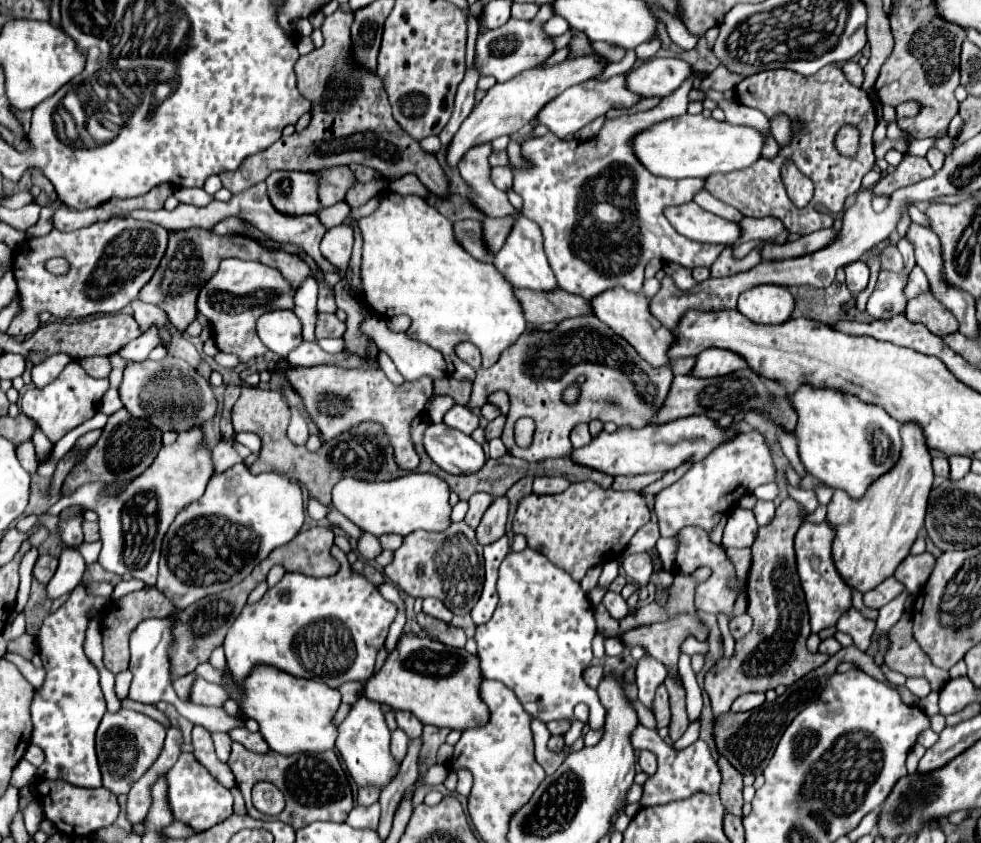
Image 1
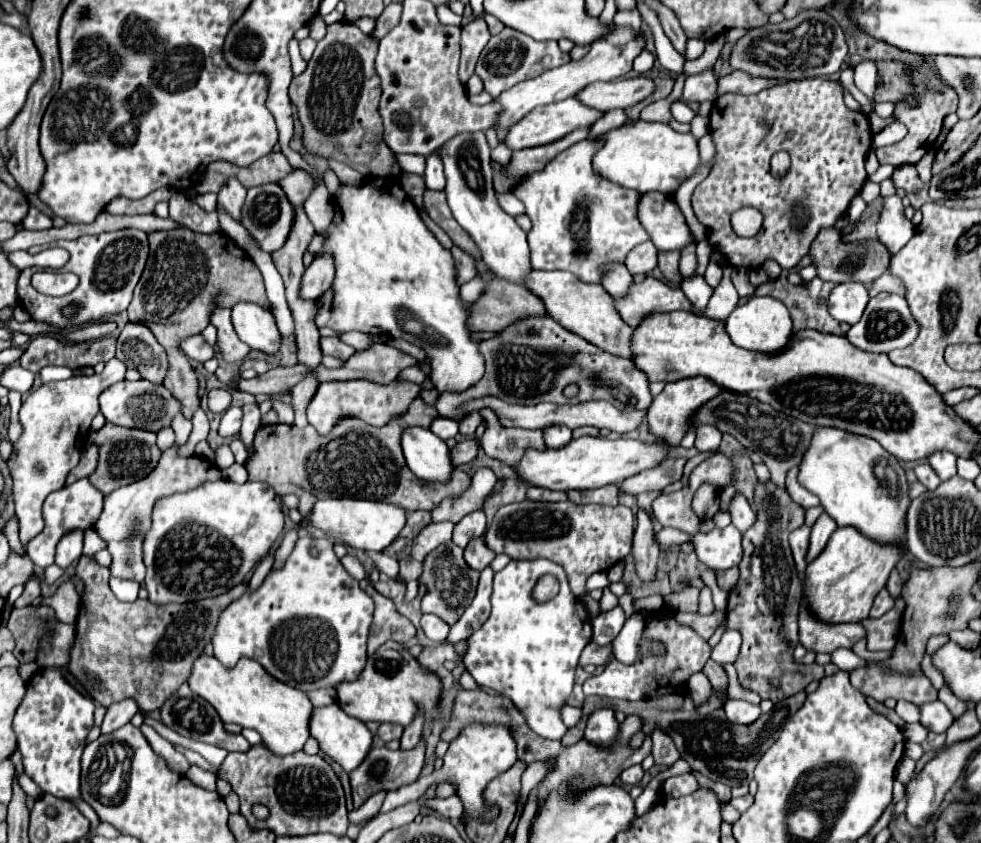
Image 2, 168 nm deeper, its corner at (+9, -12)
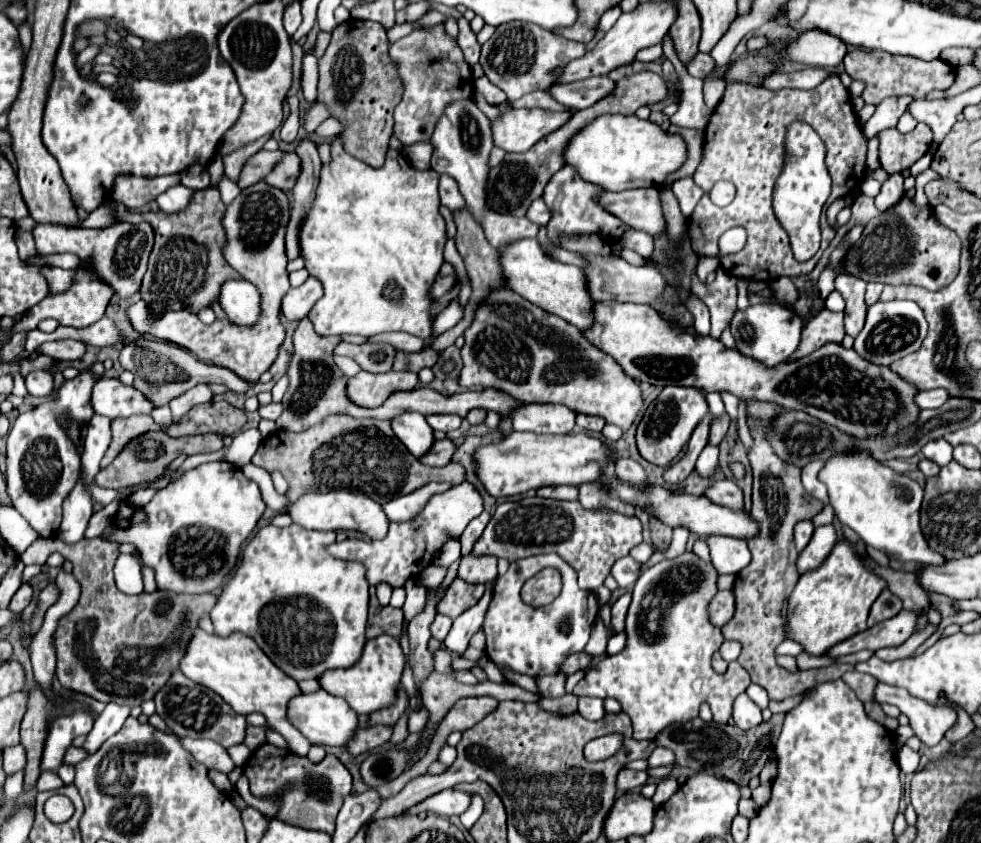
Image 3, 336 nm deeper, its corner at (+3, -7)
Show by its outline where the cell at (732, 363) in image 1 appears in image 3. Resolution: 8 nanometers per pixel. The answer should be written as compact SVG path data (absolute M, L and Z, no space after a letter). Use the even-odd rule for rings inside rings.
M666 386L660 392L660 396L646 408L636 428L636 446L640 456L650 464L668 468L668 464L672 464L674 458L680 454L682 446L690 440L692 430L706 416L706 412L708 412L708 404L698 388Z

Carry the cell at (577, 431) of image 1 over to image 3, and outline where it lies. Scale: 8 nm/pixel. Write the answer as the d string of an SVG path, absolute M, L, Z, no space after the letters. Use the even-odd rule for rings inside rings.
M522 404L512 410L512 428L534 434L568 434L576 428L576 412L560 404Z

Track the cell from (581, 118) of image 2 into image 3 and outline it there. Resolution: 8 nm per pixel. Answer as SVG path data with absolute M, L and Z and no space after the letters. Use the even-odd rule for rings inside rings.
M508 108L500 114L498 120L490 122L494 146L498 146L506 152L526 152L540 138L544 138L546 134L564 126L570 116L572 116L570 112L548 112L548 110L538 110L538 108L532 108L532 110L528 110L528 108Z

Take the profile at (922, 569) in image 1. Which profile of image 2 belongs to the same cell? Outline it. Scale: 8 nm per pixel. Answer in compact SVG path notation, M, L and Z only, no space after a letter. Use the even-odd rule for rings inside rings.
M882 589L878 595L876 595L876 599L874 599L874 605L872 605L872 609L870 609L870 615L872 617L882 617L886 611L890 611L894 607L894 601L892 601L892 597L890 597L890 593L886 591L886 589Z

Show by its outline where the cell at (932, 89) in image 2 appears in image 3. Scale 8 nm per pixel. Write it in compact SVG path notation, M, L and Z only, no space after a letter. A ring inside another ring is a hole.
M918 124L912 132L902 134L896 128L888 128L876 134L880 168L888 174L910 168L918 158L926 154L932 144L932 130L926 124Z

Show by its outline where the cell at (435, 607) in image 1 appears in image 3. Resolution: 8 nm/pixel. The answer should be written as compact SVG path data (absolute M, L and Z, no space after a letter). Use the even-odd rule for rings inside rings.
M436 614L434 622L432 622L432 626L430 626L432 638L436 638L436 640L442 642L442 640L448 636L450 626L452 626L452 618L448 618L448 616L444 616L444 614Z

